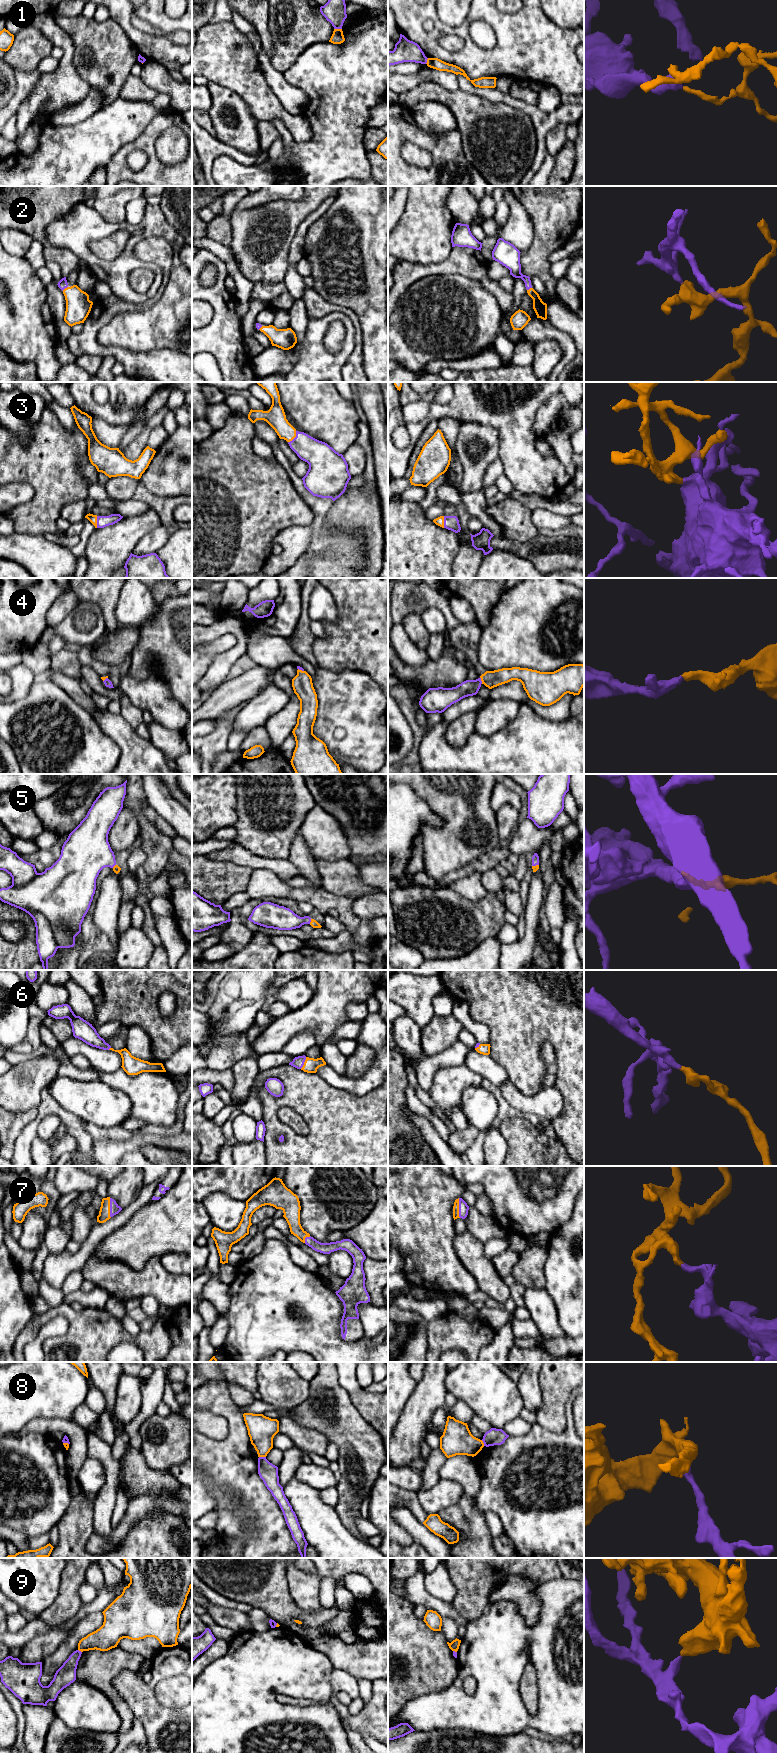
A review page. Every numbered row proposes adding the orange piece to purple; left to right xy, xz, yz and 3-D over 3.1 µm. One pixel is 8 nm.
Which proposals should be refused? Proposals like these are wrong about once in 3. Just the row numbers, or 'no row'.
1, 8, 9

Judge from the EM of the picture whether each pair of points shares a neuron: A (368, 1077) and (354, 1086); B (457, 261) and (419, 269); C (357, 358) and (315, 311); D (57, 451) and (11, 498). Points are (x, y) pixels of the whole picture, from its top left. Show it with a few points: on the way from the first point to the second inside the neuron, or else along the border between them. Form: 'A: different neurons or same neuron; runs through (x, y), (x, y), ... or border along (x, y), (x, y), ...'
A: same neuron; runs through (365, 1080), (357, 1086)
B: same neuron; runs through (448, 266), (428, 269)
C: same neuron; runs through (358, 338), (355, 319), (347, 311), (335, 308)
D: different neurons; border along (10, 482), (27, 482), (34, 491), (33, 497)

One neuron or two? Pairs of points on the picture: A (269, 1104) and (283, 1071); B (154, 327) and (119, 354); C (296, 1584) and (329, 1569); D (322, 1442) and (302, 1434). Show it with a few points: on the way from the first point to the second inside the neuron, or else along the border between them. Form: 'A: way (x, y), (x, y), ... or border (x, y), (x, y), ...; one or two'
A: way (279, 1102), (288, 1093), (288, 1081); one
B: border (103, 344), (124, 347), (135, 351), (149, 351); two
C: way (304, 1584), (309, 1584), (321, 1573); one
D: way (317, 1442), (307, 1439); one

